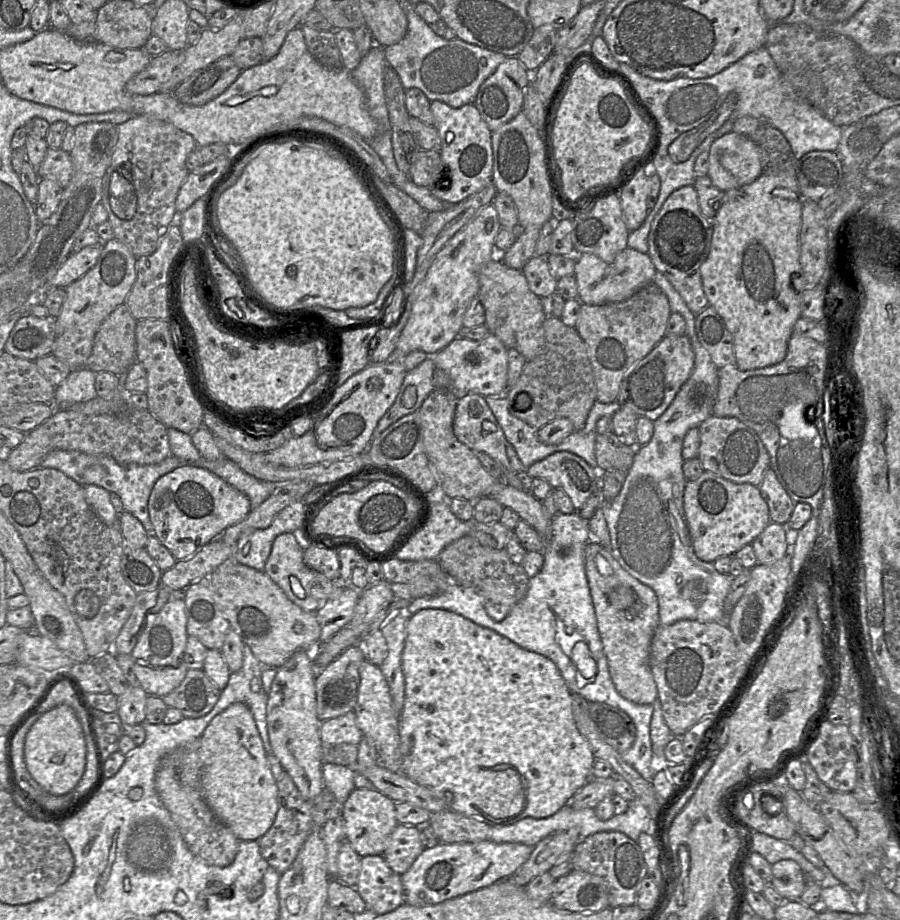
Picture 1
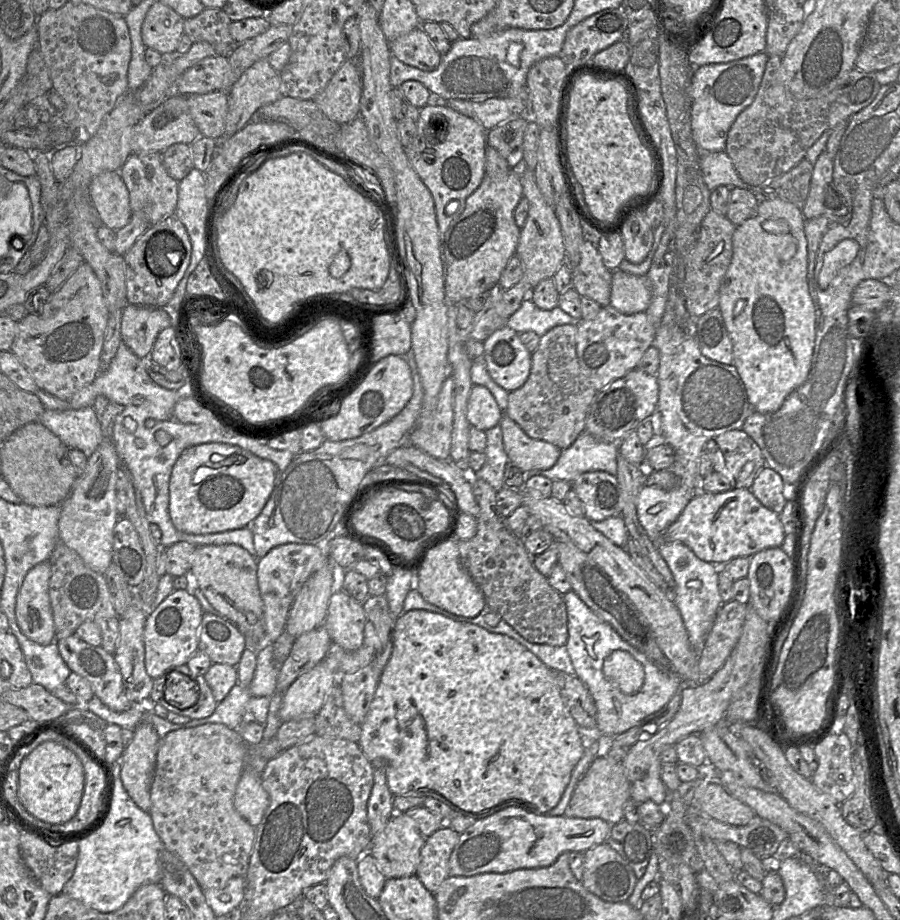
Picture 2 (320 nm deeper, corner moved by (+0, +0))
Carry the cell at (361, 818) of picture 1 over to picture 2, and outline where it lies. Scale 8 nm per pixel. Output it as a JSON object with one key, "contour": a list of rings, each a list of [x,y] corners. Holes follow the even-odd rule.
{"contour":[[[395,812],[381,831],[372,834],[368,852],[387,879],[407,877],[416,874],[426,838],[410,816]]]}

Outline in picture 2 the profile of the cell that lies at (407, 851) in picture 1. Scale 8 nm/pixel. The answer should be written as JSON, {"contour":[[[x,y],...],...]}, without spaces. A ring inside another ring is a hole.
{"contour":[[[444,824],[426,838],[416,874],[424,887],[435,894],[449,874],[449,859],[460,834]]]}

